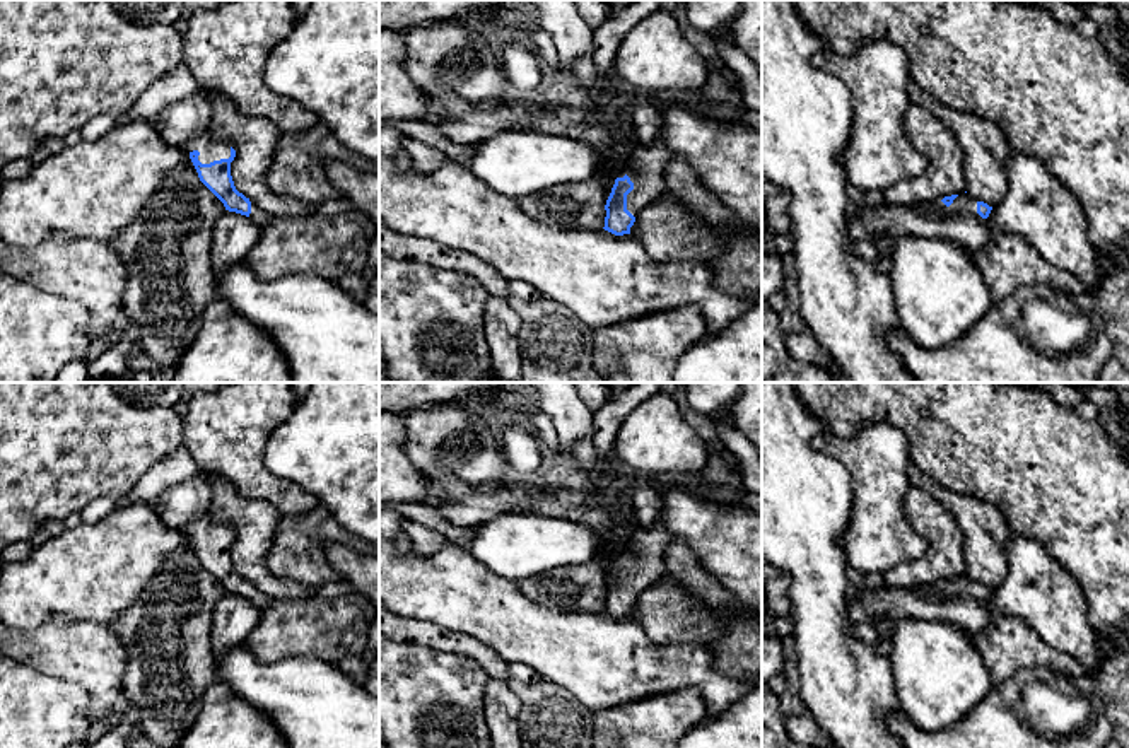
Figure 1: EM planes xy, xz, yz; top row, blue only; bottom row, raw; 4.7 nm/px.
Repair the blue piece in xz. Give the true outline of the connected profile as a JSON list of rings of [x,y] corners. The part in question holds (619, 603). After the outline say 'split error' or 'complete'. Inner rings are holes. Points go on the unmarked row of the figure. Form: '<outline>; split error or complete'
[[[646,516],[642,524],[630,536],[632,548],[623,560],[617,560],[606,582],[605,613],[623,618],[630,617],[639,596],[654,587],[666,572],[664,553],[675,541],[666,526]]]; split error

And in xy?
[[[208,514],[195,519],[184,529],[200,564],[224,586],[225,593],[249,599],[265,610],[273,599],[239,576],[231,558],[236,533],[215,523]]]; split error

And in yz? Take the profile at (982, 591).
[[[967,574],[960,577],[945,579],[943,582],[929,584],[929,586],[914,586],[915,591],[933,596],[936,599],[953,599],[953,598],[965,598],[965,599],[977,599],[986,603],[992,593],[984,584],[977,584]]]; split error

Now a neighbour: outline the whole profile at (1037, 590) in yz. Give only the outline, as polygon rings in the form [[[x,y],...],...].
[[[1011,535],[1004,555],[1008,572],[1003,584],[986,601],[991,615],[1021,618],[1047,646],[1074,657],[1091,671],[1100,659],[1100,637],[1091,627],[1085,593],[1037,540]]]

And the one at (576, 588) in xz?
[[[598,560],[529,576],[518,586],[531,601],[550,610],[581,613],[601,613],[605,610],[606,577]]]

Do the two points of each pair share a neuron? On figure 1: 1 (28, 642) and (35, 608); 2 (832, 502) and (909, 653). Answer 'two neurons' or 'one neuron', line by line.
1: two neurons
2: two neurons

